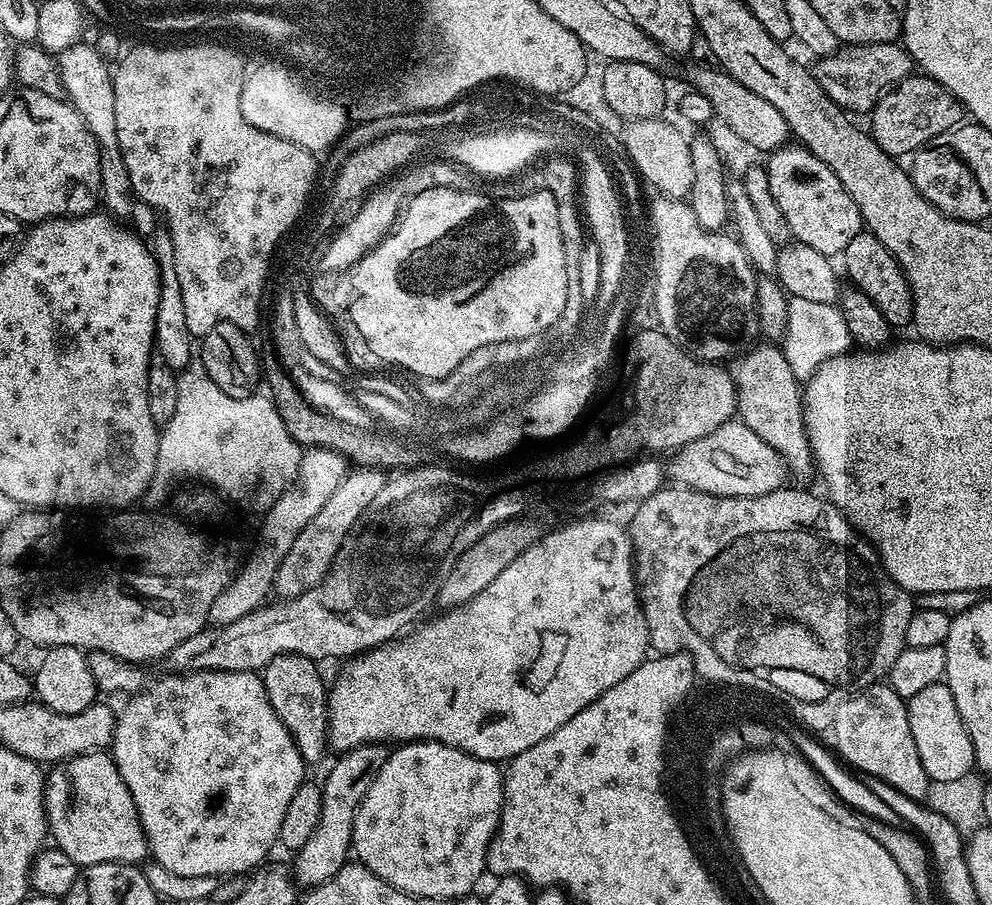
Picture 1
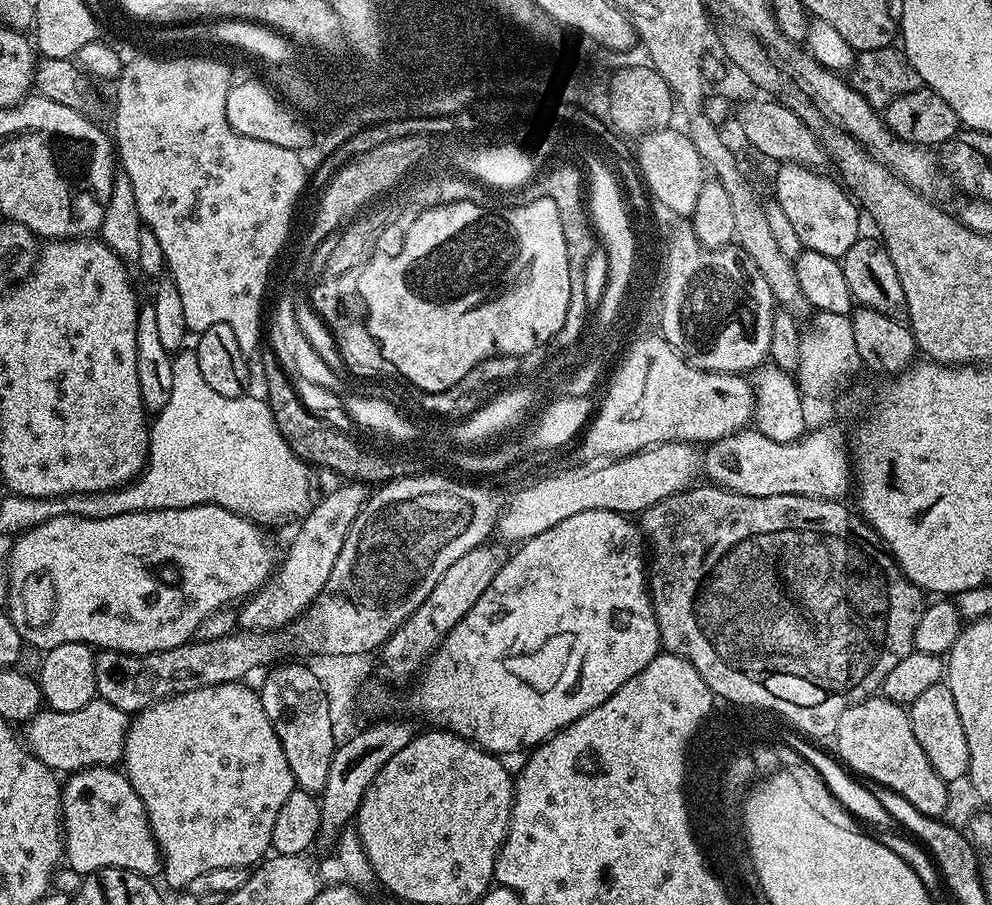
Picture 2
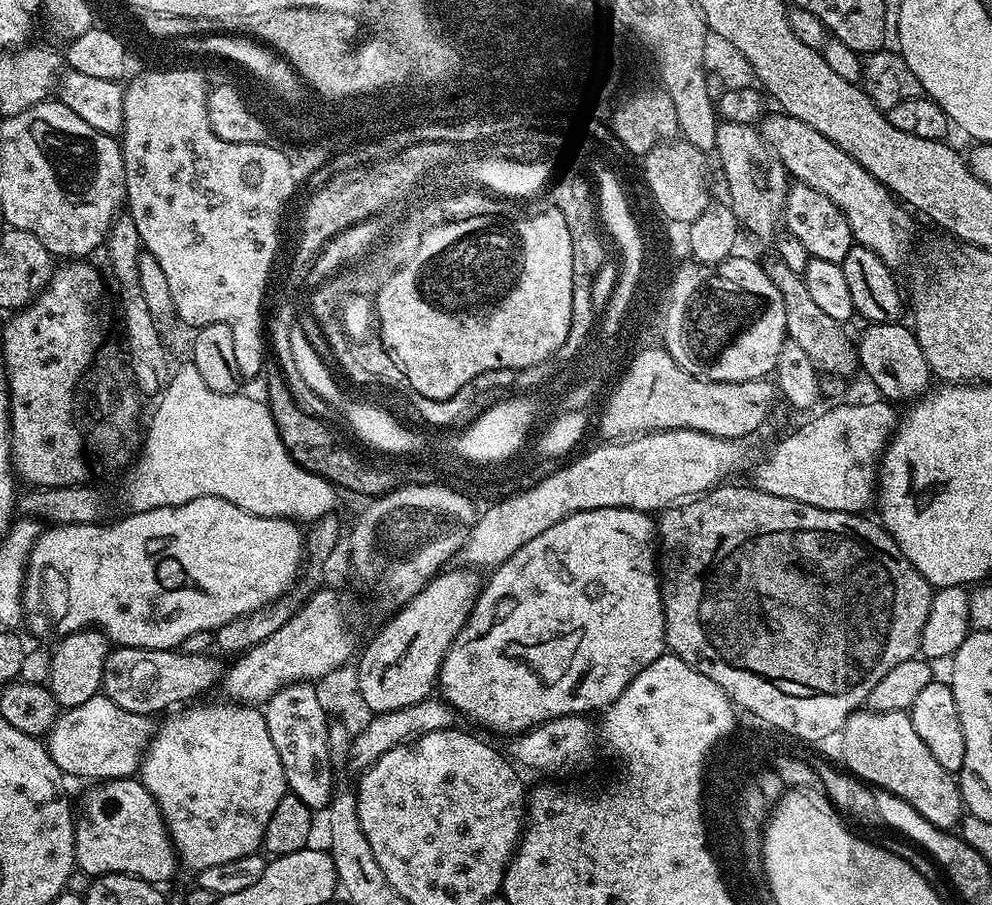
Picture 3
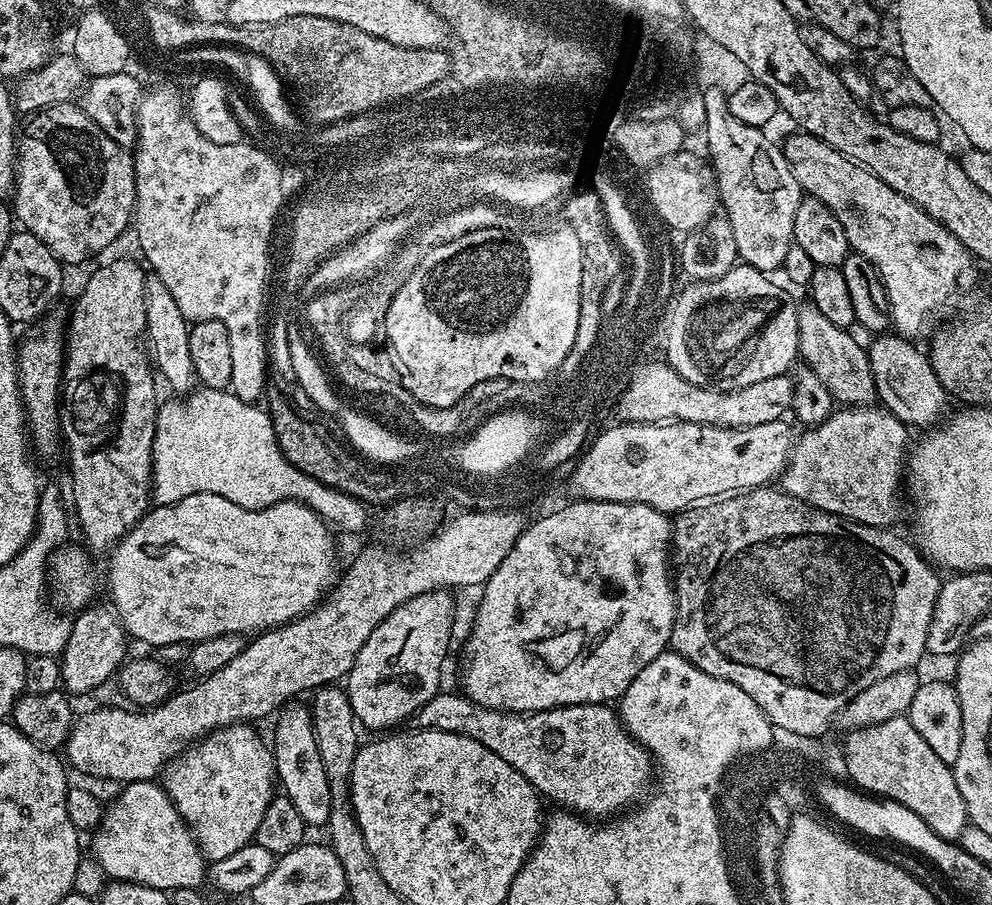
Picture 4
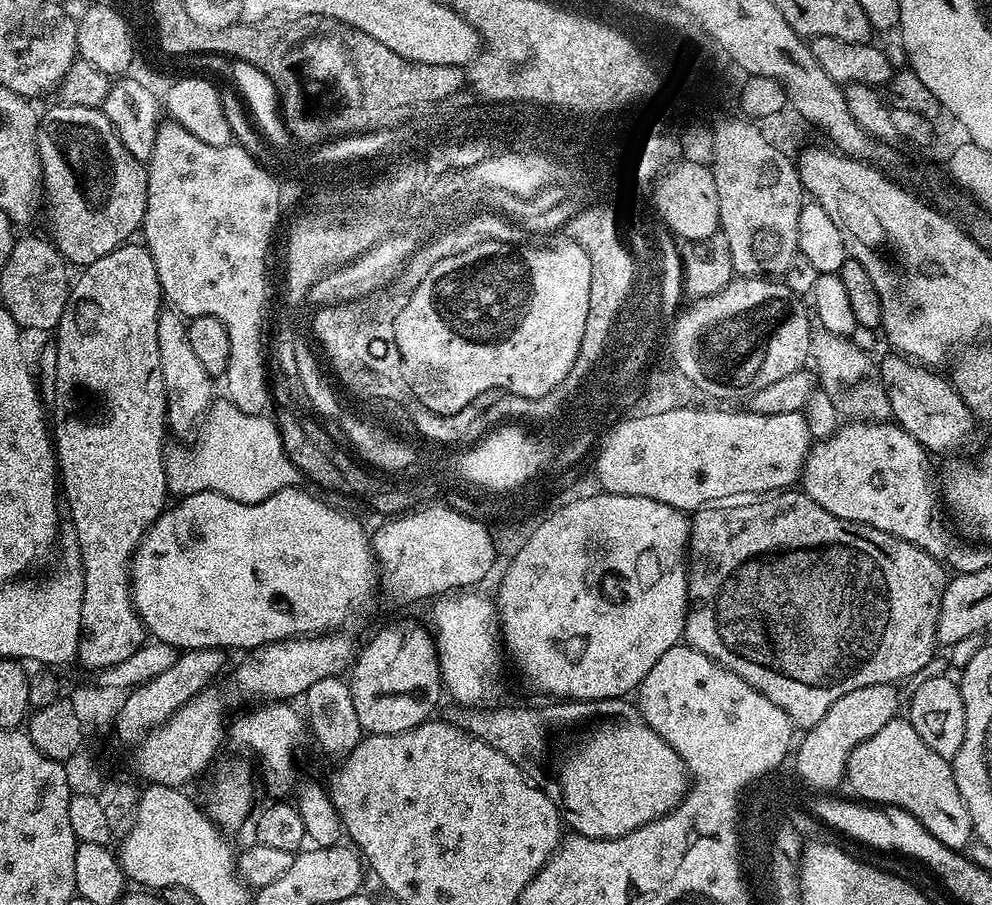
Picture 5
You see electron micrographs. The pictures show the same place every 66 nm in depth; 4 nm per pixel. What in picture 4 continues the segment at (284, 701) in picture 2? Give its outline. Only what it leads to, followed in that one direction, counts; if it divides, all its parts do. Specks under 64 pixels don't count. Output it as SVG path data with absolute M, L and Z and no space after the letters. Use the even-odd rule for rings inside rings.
M292 702L279 711L277 718L272 741L277 781L283 793L297 807L305 825L323 827L330 816L330 788L313 730L311 709L307 705L298 706Z

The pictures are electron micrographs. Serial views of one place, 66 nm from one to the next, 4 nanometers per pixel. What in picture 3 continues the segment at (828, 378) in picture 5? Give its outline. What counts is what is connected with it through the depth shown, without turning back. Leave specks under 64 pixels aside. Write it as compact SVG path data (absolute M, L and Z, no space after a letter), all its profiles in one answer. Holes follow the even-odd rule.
M779 258L773 259L773 264L769 263L766 271L770 282L778 286L778 294L782 294L782 302L786 302L788 339L798 342L798 346L802 346L802 350L810 354L810 358L821 373L830 372L840 376L848 376L852 371L855 373L858 368L855 343L851 339L848 341L847 334L840 329L843 327L837 320L827 316L822 306L817 306L814 297L810 295L810 290L806 290L803 275L790 270Z

